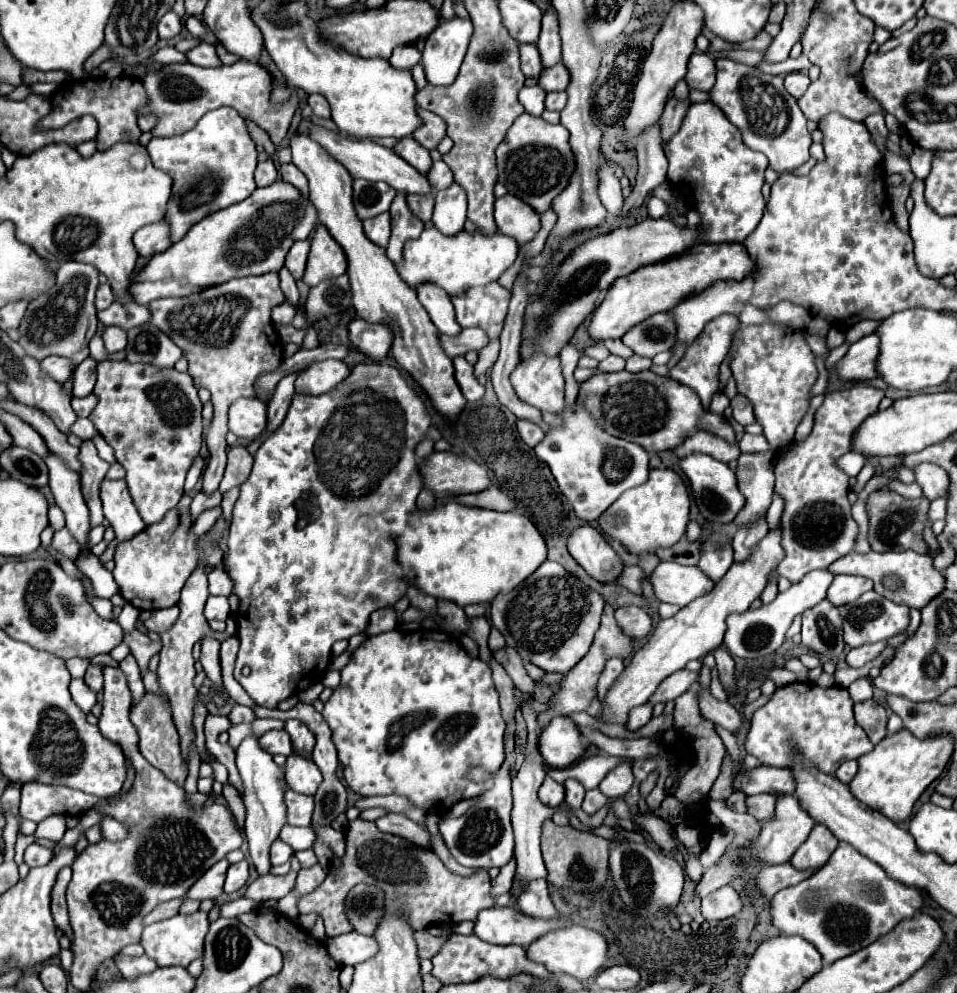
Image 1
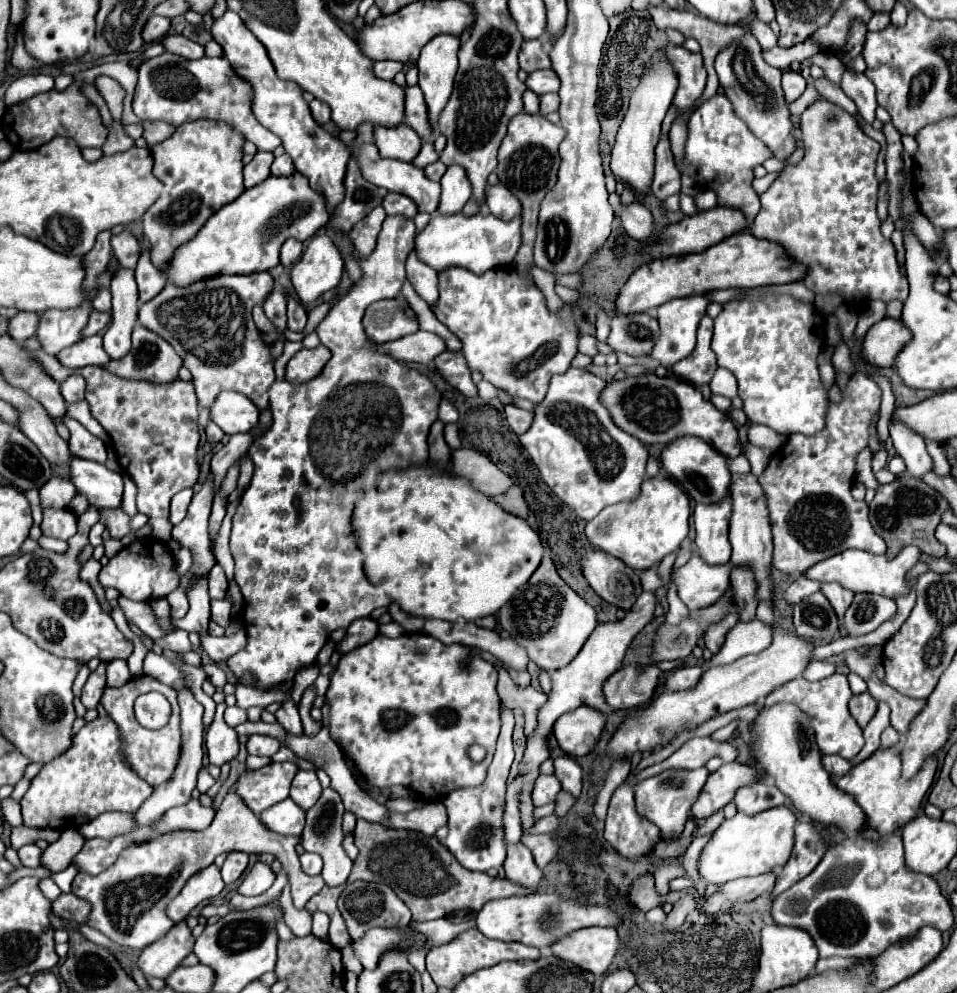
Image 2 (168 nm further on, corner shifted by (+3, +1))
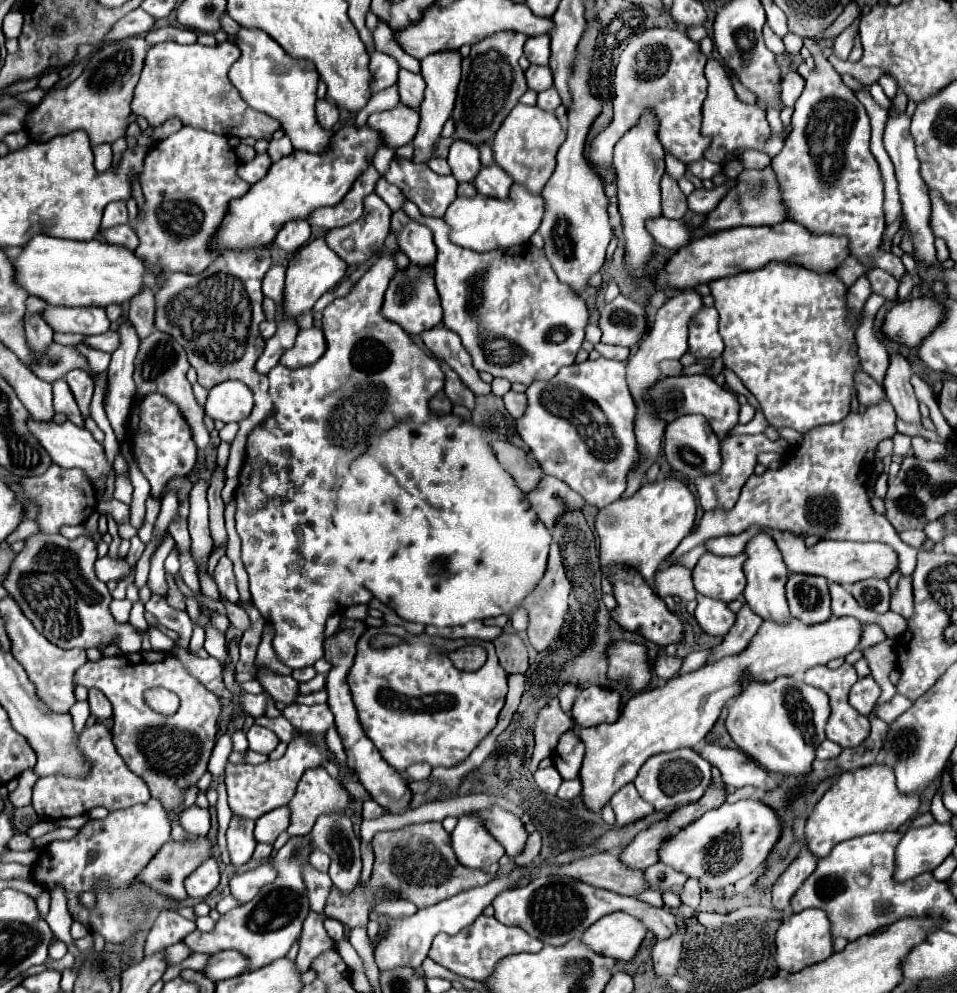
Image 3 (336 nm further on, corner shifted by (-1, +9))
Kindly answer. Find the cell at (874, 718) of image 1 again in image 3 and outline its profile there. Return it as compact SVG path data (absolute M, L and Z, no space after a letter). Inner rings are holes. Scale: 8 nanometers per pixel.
M865 676L865 678L859 678L853 684L853 688L849 692L849 704L853 708L857 708L859 714L869 716L871 710L875 708L875 704L877 704L877 698L879 696L881 696L879 684L871 676Z

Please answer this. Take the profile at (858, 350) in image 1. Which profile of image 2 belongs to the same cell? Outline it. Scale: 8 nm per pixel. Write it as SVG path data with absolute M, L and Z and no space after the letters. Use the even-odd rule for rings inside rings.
M883 318L881 322L873 324L865 334L859 356L865 364L877 366L877 368L889 368L893 366L895 356L907 344L909 338L911 334L901 324L901 320Z

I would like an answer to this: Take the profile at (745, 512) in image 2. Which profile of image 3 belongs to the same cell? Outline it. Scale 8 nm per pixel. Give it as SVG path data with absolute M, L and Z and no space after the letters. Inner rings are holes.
M757 534L755 538L749 540L747 546L747 562L745 562L745 576L747 576L747 586L745 586L745 600L749 608L759 614L763 620L773 620L773 622L791 622L793 616L787 606L785 598L785 582L787 582L787 568L783 564L783 558L773 544L773 538L767 534Z

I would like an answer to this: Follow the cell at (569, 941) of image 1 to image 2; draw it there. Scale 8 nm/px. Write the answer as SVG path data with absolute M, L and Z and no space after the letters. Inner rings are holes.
M585 928L553 942L551 952L565 962L573 962L581 970L589 970L593 976L601 976L607 972L617 944L619 938L615 928Z

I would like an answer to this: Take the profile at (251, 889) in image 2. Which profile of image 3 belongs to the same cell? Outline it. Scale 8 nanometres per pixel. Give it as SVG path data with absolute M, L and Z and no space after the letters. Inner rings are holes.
M269 862L257 866L255 870L249 870L245 874L237 874L231 878L229 888L231 888L231 896L239 902L239 904L247 904L253 896L257 896L257 892L273 882L277 876L277 872L271 868Z

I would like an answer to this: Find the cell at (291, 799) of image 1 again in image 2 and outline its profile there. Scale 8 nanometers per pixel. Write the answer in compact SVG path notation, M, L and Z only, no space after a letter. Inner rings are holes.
M291 798L277 802L277 806L271 806L269 810L263 810L259 818L269 830L279 834L301 834L305 826L305 812Z

